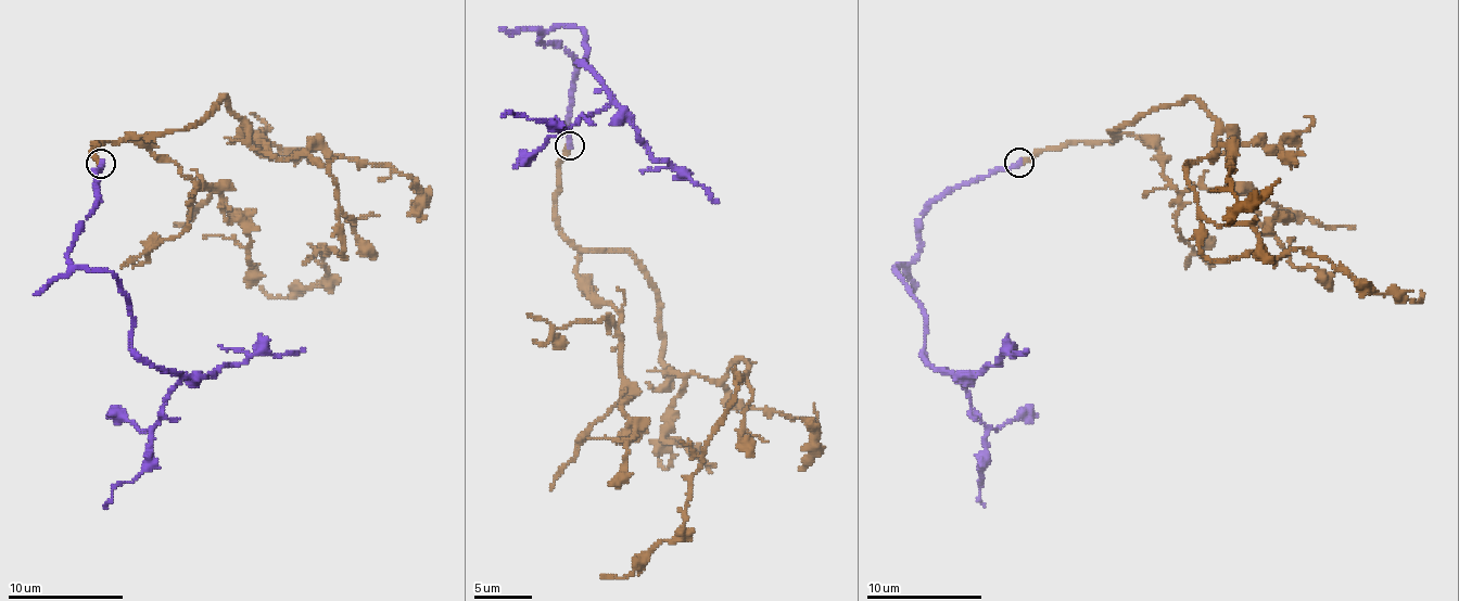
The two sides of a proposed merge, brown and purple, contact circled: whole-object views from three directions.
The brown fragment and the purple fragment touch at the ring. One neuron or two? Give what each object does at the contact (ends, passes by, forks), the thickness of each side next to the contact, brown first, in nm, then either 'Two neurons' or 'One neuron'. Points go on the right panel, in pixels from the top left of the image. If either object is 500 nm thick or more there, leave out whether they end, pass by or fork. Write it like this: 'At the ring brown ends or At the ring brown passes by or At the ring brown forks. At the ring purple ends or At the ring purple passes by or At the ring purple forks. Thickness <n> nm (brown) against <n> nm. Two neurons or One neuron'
At the ring brown ends. At the ring purple ends. Thickness 320 nm (brown) against 320 nm. One neuron

